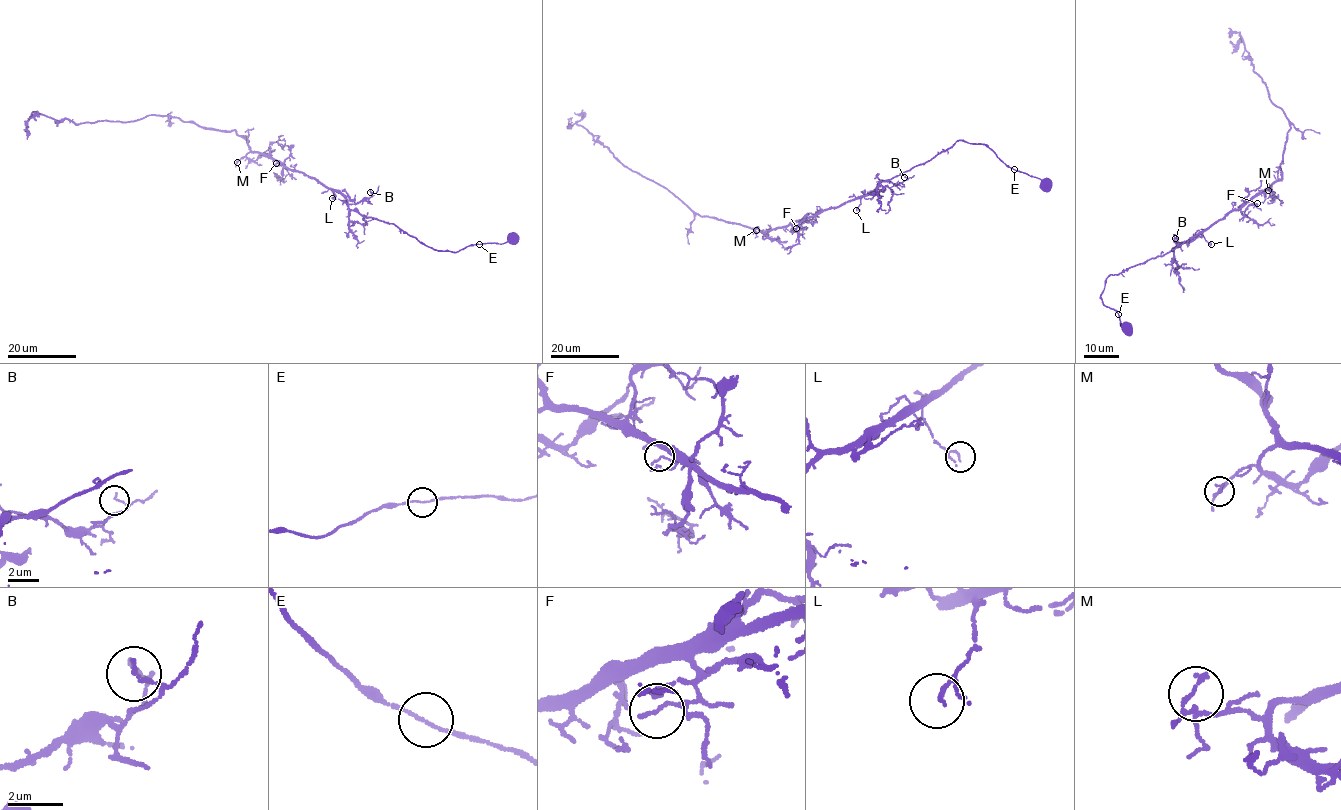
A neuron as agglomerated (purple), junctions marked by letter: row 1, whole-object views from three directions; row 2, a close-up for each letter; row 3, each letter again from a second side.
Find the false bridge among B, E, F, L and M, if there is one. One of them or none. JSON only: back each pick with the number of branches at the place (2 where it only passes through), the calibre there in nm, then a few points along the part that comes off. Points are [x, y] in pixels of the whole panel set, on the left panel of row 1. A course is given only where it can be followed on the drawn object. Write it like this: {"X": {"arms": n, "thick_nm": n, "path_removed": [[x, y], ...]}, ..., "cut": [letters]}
{"cut": []}

